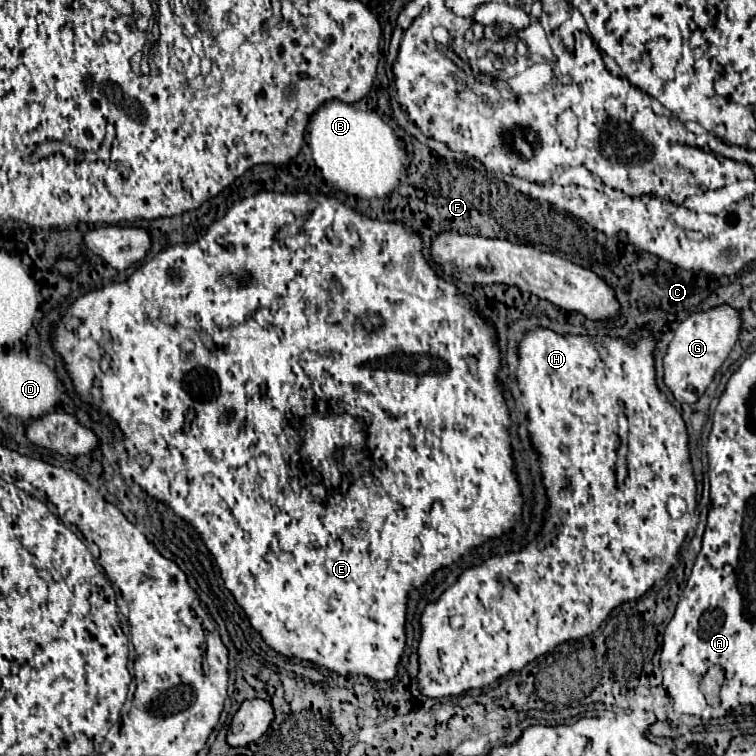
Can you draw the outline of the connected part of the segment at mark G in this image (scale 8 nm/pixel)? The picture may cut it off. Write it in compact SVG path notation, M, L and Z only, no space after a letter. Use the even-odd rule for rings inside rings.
M720 305L702 313L692 313L678 325L678 329L674 331L674 339L670 341L664 355L664 383L678 403L692 405L704 395L716 371L722 367L730 349L738 341L738 331L740 311L728 305Z

